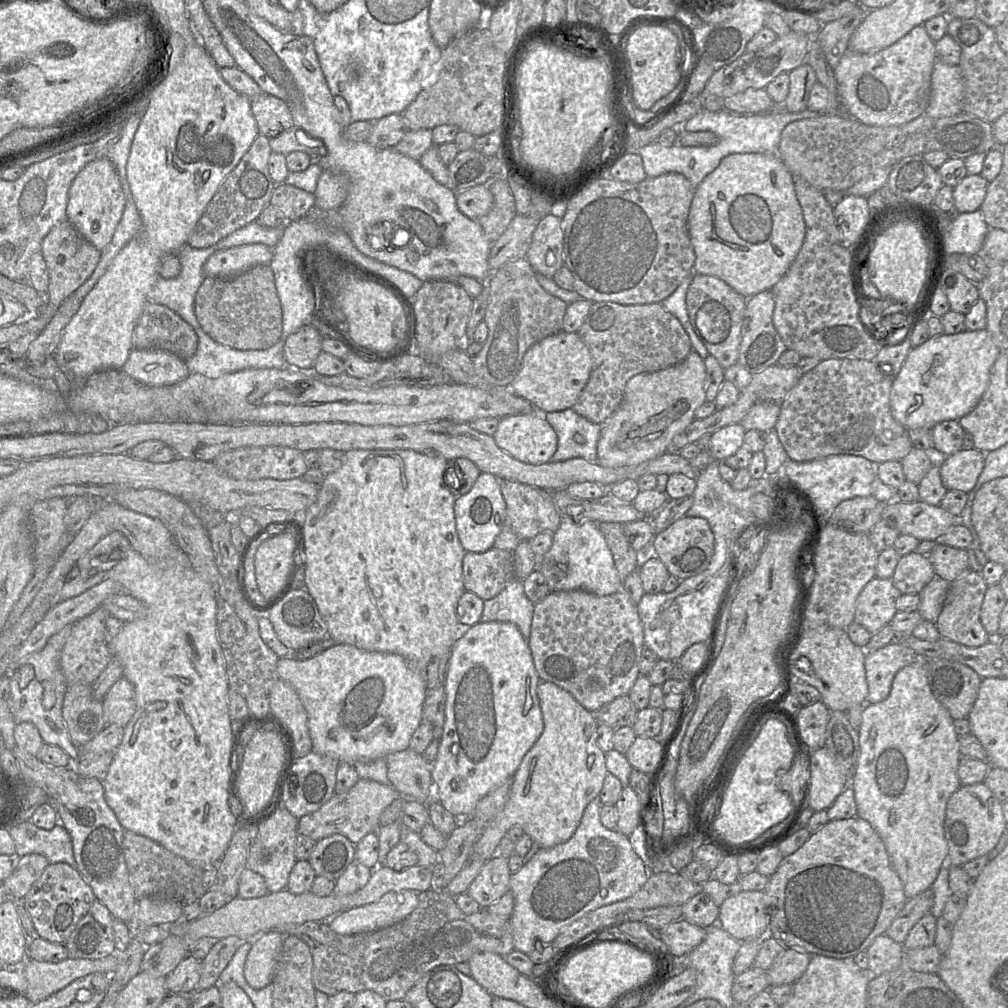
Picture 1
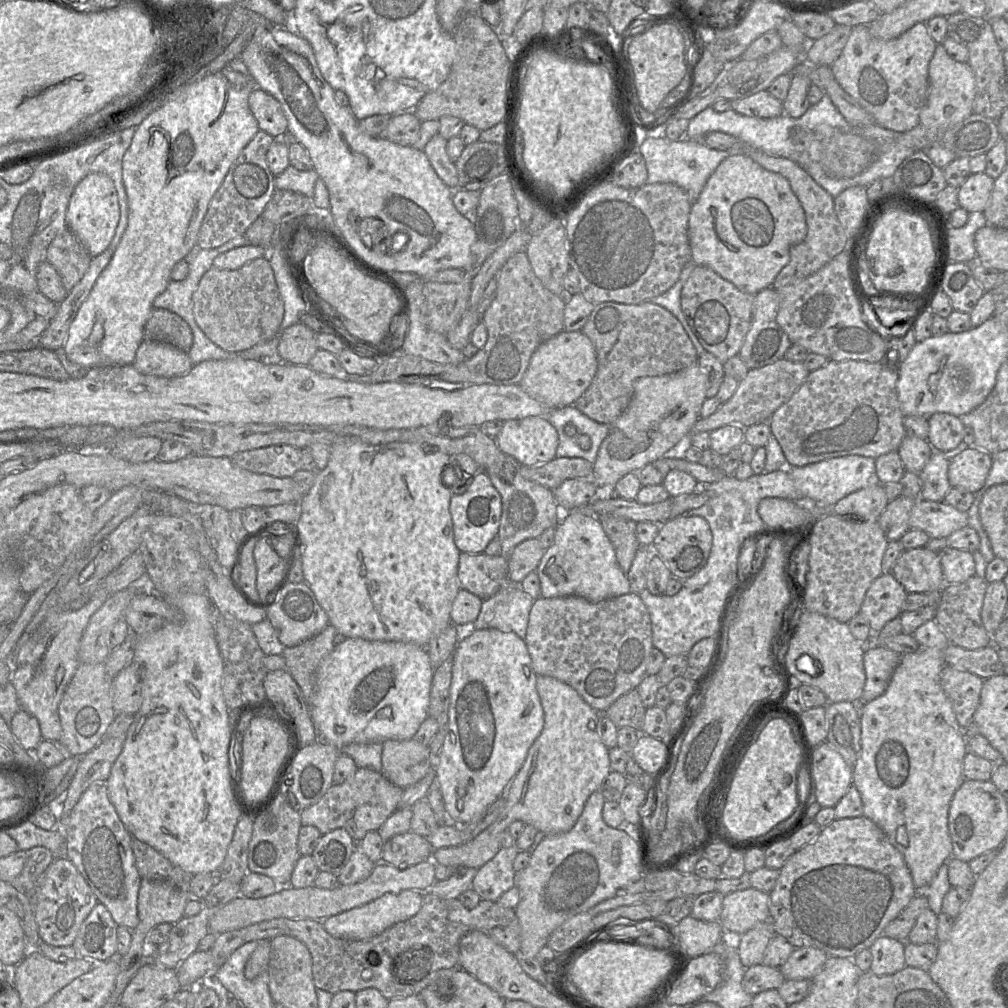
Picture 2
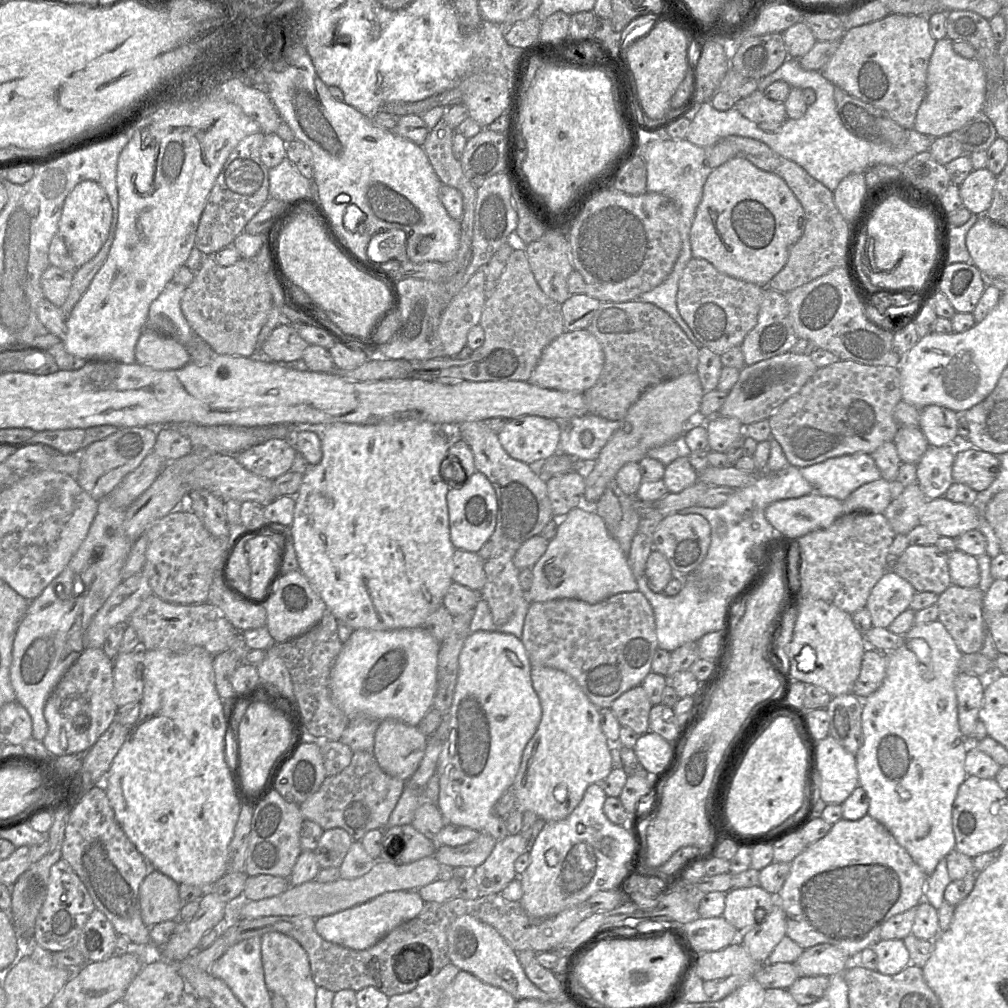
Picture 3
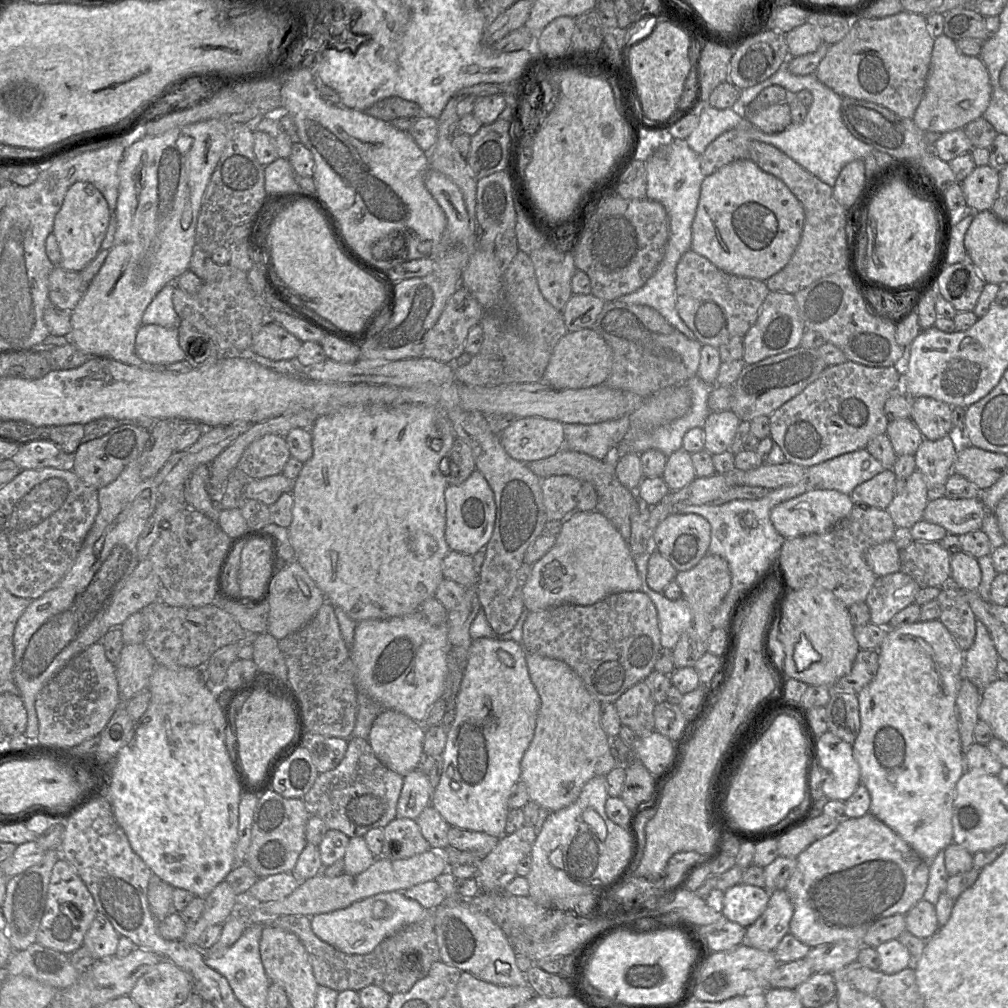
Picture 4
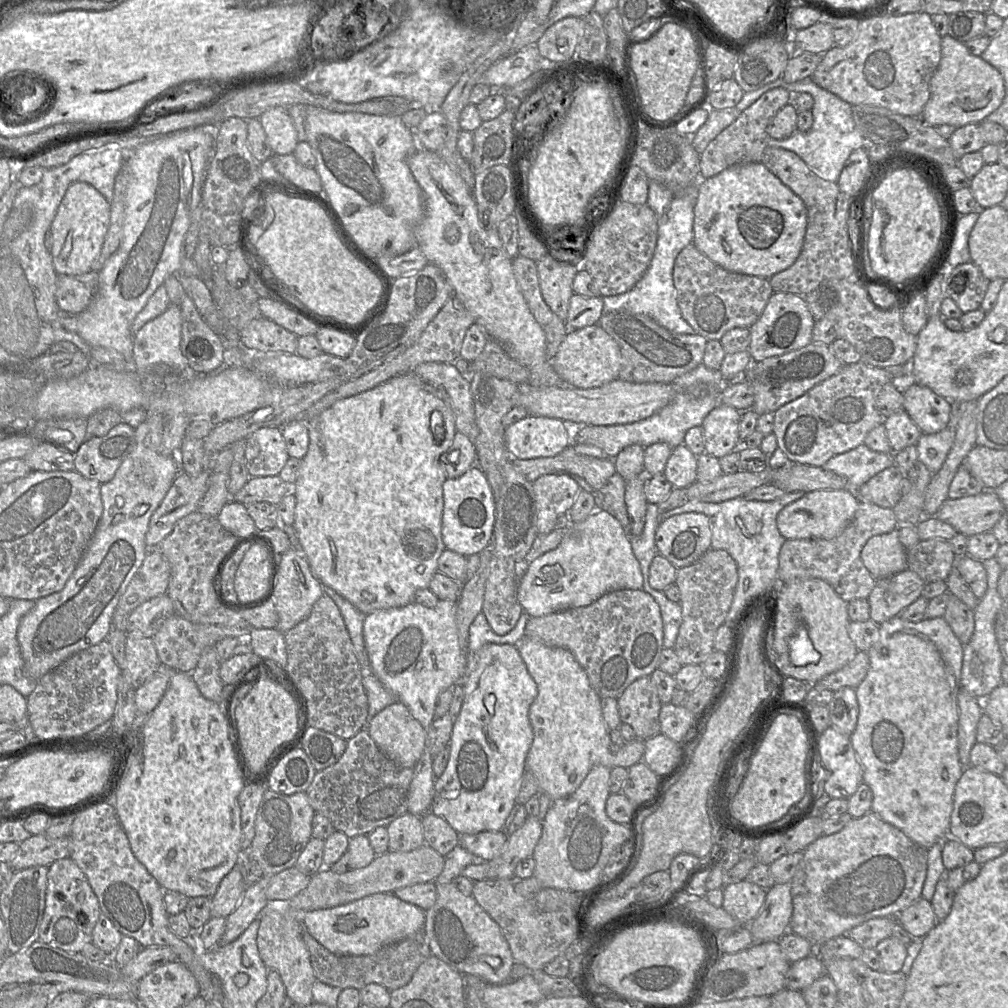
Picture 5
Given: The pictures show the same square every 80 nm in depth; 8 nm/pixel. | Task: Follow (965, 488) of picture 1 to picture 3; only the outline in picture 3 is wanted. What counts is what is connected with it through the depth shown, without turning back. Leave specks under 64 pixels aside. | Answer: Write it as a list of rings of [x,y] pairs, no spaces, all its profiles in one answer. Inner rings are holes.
[[[955,444],[956,454],[952,465],[952,478],[976,492],[988,488],[997,477],[1000,461],[998,456],[975,448],[973,445]]]

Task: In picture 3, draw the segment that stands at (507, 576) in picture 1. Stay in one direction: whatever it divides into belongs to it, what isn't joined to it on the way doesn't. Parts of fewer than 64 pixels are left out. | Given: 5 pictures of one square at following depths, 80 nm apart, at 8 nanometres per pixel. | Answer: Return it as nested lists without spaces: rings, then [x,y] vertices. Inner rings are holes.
[[[456,549],[453,554],[453,582],[479,593],[486,580],[484,564],[485,560],[476,553]]]

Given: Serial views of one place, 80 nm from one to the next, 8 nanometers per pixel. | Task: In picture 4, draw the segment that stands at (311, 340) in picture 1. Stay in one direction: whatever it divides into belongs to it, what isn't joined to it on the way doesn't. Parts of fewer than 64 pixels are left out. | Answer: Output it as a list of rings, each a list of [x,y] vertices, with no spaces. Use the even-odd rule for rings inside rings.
[[[273,321],[262,324],[254,336],[251,351],[272,361],[293,360],[302,342]]]

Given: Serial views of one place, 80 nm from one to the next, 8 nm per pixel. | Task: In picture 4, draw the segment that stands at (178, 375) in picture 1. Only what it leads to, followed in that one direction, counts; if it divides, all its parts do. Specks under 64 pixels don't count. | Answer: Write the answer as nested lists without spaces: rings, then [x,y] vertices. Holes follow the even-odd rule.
[[[156,324],[142,325],[136,335],[135,351],[142,361],[164,366],[185,360],[176,328]]]

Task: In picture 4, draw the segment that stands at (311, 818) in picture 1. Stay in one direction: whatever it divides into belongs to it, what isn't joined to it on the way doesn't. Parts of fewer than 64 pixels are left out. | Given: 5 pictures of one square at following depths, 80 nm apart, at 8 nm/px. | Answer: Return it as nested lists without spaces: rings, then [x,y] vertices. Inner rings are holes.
[[[350,737],[340,764],[319,773],[303,801],[310,815],[321,818],[329,829],[340,830],[349,838],[363,837],[369,830],[384,828],[396,818],[403,783],[404,777],[381,763],[367,739]]]

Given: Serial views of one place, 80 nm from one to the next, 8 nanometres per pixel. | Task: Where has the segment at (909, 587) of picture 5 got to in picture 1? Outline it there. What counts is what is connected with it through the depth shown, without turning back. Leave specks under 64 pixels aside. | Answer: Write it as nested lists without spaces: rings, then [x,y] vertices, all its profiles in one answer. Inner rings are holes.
[[[874,577],[857,598],[854,621],[875,634],[891,622],[897,612],[896,601],[901,595],[891,578]]]

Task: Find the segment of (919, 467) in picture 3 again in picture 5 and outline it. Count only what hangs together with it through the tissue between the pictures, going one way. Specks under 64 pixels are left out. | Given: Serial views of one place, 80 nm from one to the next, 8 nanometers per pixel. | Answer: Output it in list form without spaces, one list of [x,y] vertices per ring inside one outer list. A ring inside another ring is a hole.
[[[954,425],[935,434],[921,434],[916,443],[918,461],[921,461],[931,475],[936,474],[944,464],[953,445],[955,436]]]

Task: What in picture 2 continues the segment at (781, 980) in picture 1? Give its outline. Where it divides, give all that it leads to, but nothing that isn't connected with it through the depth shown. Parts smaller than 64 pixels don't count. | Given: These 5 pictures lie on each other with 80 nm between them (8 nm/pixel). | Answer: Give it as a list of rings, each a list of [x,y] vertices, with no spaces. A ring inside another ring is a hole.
[[[815,947],[795,948],[779,968],[786,980],[812,979],[824,967],[828,955]]]

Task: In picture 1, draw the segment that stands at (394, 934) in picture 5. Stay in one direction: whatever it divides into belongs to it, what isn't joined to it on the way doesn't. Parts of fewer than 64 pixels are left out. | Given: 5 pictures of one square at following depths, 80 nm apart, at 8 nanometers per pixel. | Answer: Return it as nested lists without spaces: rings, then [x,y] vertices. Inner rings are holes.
[[[413,890],[390,891],[376,902],[336,914],[328,920],[328,925],[335,933],[346,936],[393,926],[415,910],[419,893]]]

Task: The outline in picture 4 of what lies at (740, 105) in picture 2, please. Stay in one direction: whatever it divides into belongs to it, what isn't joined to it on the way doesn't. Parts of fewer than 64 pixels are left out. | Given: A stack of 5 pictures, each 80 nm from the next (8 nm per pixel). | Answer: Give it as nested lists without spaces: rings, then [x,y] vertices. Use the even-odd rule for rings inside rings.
[[[787,102],[769,105],[760,110],[748,110],[746,107],[741,112],[756,128],[767,134],[782,132],[792,123]]]

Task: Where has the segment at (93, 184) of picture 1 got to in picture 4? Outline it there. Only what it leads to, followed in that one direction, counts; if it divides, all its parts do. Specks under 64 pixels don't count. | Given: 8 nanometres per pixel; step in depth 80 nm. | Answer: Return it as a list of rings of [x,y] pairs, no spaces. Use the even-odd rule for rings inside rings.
[[[78,181],[72,184],[54,219],[52,234],[60,249],[59,265],[63,269],[80,272],[97,255],[105,237],[110,219],[110,209],[102,193],[91,183]]]

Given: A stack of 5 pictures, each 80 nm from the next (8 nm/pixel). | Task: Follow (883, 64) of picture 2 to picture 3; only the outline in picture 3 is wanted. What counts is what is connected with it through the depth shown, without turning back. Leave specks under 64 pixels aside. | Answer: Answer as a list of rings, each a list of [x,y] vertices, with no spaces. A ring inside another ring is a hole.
[[[890,13],[881,20],[846,31],[838,49],[821,72],[851,96],[886,111],[904,129],[914,129],[917,110],[926,94],[928,66],[936,41],[930,32],[927,16]]]

